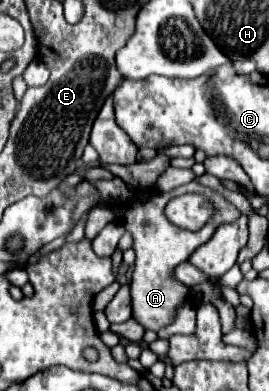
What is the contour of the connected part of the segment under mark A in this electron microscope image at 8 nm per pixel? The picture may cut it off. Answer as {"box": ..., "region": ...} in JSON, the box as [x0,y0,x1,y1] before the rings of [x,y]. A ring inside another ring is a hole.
{"box":[121,182,241,330],"region":[[[191,182],[185,186],[177,186],[171,192],[151,192],[151,196],[147,200],[141,200],[141,194],[133,194],[131,202],[127,202],[123,206],[123,214],[121,214],[121,222],[125,226],[125,230],[133,236],[133,250],[135,250],[135,272],[130,283],[132,317],[143,326],[143,328],[151,328],[151,330],[159,330],[163,326],[167,326],[173,316],[177,306],[181,306],[187,298],[189,298],[189,290],[187,286],[179,284],[173,280],[173,268],[185,260],[189,260],[189,256],[205,242],[209,242],[217,230],[217,226],[221,226],[223,222],[235,222],[241,216],[241,212],[229,202],[225,200],[219,192],[201,186],[199,182]],[[187,192],[195,192],[195,194],[205,194],[213,200],[217,214],[211,222],[207,222],[201,230],[197,232],[189,232],[189,230],[181,230],[177,228],[173,222],[169,222],[169,218],[165,216],[165,206],[169,200],[173,200],[175,196],[187,194]]]}

